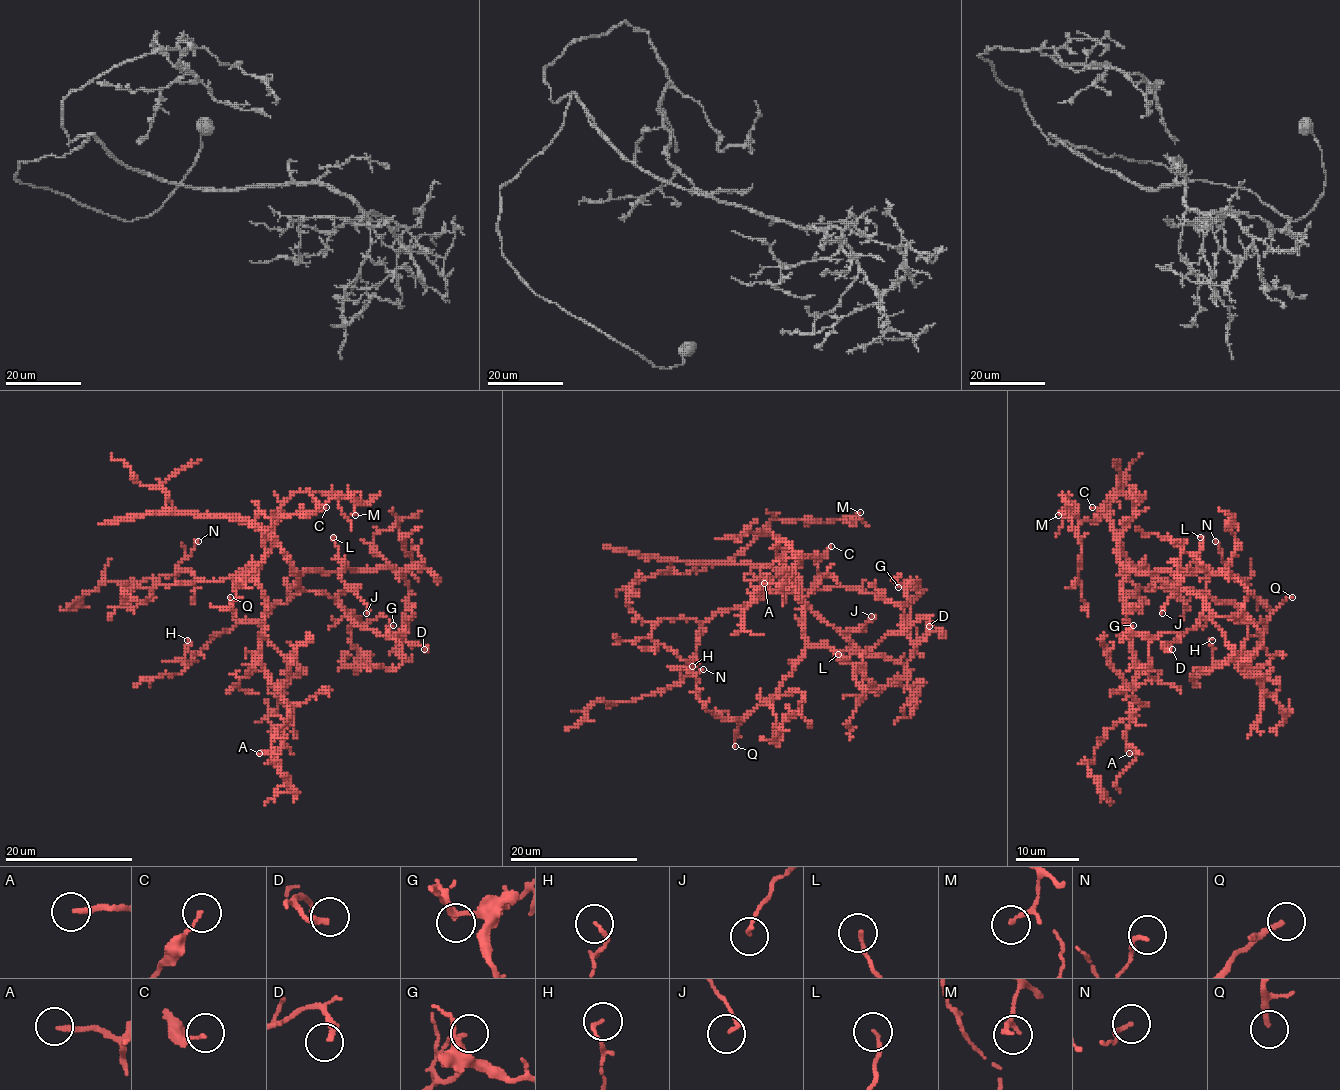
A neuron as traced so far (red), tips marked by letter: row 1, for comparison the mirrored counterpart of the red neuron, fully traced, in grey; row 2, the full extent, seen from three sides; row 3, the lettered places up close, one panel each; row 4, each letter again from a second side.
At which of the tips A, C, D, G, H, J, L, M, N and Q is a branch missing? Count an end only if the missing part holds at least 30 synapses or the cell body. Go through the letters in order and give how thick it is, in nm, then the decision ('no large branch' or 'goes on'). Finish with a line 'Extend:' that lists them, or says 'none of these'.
A: 190 nm thick; no large branch
C: 130 nm thick; no large branch
D: 240 nm thick; no large branch
G: 130 nm thick; no large branch
H: 110 nm thick; no large branch
J: 120 nm thick; no large branch
L: 150 nm thick; no large branch
M: 170 nm thick; no large branch
N: 130 nm thick; no large branch
Q: 190 nm thick; goes on
Extend: Q

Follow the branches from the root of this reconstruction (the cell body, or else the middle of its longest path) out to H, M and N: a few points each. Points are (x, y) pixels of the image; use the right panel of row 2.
H: (1121, 553), (1127, 566), (1232, 603), (1250, 622), (1266, 625), (1253, 652), (1224, 662), (1213, 660), (1212, 640)
M: (1121, 553), (1106, 515), (1093, 520), (1065, 517), (1065, 496), (1058, 515)
N: (1121, 553), (1119, 545), (1135, 566), (1145, 566), (1157, 581), (1202, 571), (1226, 574), (1215, 541)

